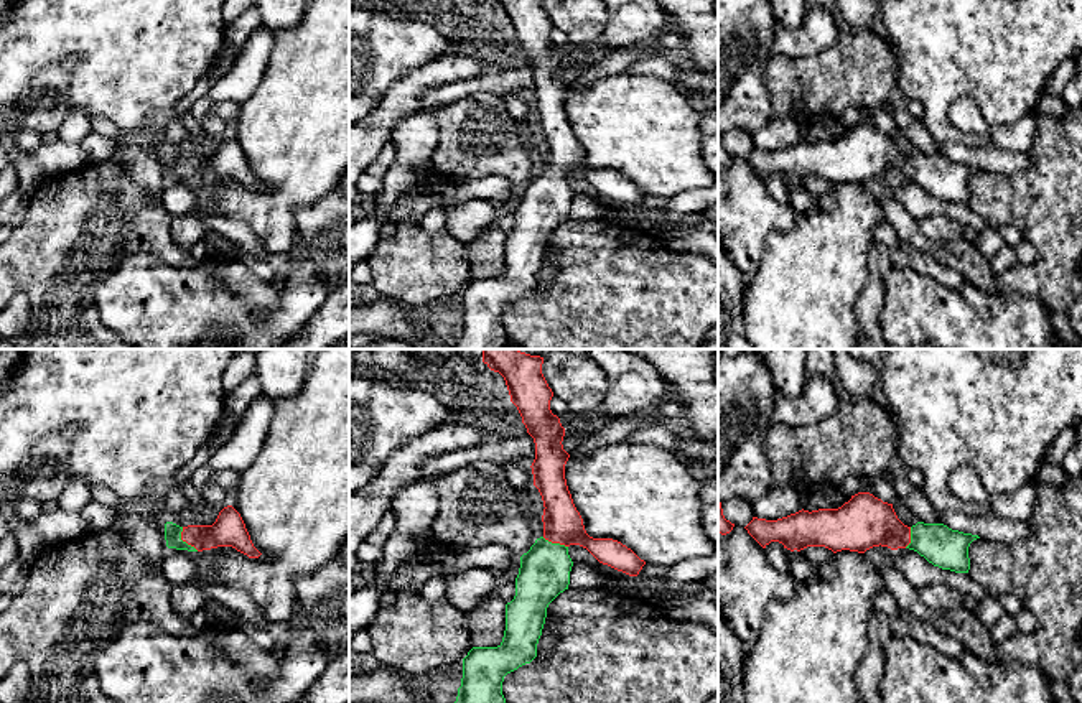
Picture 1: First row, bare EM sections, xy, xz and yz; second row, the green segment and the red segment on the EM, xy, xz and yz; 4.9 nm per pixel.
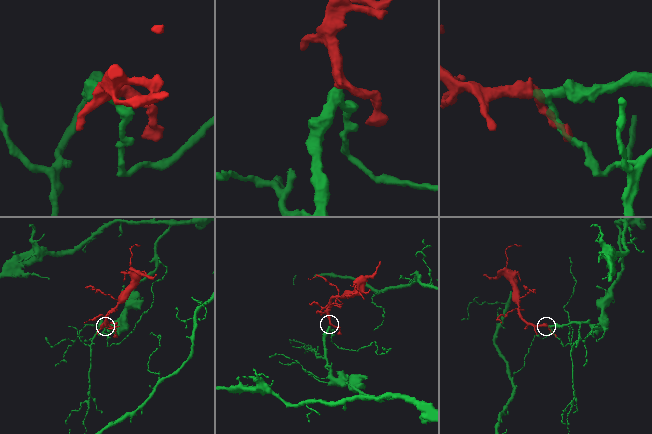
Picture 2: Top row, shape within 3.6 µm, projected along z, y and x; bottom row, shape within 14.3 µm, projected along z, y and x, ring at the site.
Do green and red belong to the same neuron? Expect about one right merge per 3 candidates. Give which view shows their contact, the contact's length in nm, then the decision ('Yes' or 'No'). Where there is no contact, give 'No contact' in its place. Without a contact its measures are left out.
Touches green in xy. Shared border 150 nm. Yes

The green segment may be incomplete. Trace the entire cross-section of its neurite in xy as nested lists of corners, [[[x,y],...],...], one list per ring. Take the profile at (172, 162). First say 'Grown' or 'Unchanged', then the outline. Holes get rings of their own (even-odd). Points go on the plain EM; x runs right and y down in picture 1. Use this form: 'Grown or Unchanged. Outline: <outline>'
Grown. Outline: [[[224,138],[212,156],[180,158],[165,155],[165,171],[168,179],[203,183],[217,178],[232,178],[249,189],[262,184],[254,178],[240,145],[232,138]]]

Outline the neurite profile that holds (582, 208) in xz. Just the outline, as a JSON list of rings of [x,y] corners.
[[[576,193],[573,194],[570,203],[568,219],[575,221],[603,219],[608,217],[608,211],[609,209],[595,198]]]

